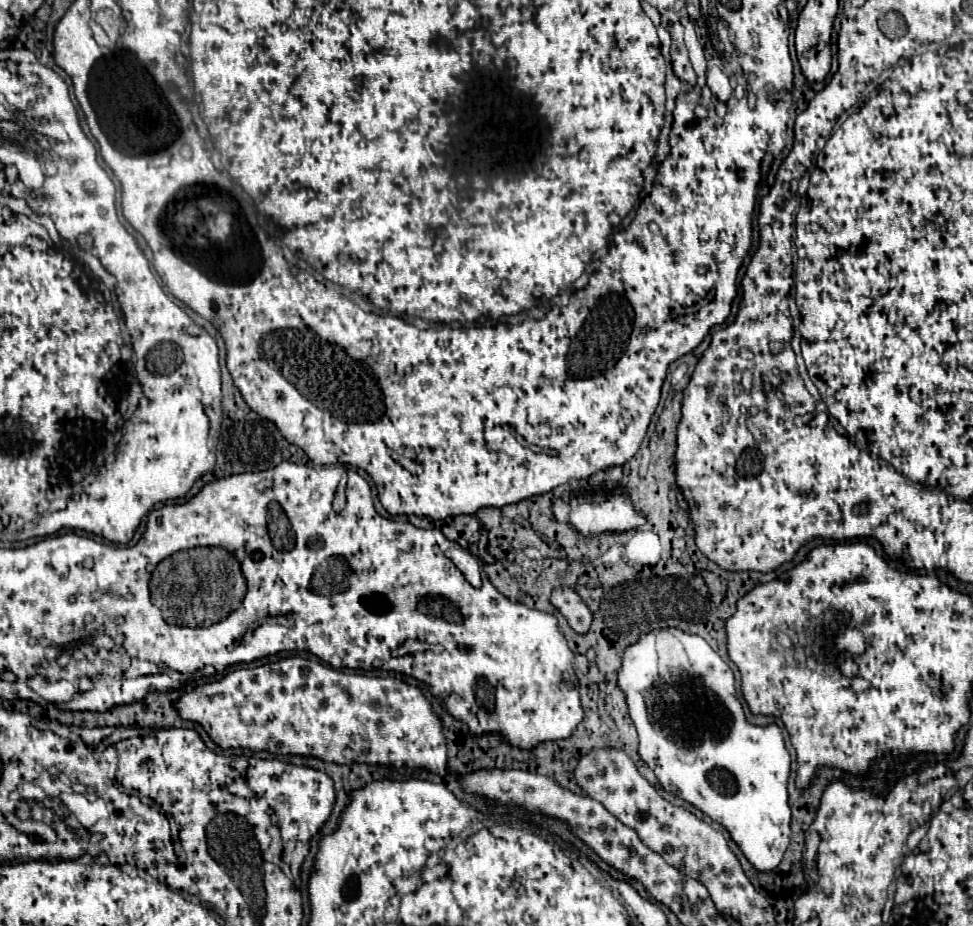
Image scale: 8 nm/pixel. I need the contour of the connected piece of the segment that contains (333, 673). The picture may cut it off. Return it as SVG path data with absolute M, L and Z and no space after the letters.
M292 656L292 658L282 658L278 662L270 662L270 664L262 664L258 668L244 668L244 670L236 670L226 674L222 680L218 682L206 682L196 686L194 690L182 694L176 702L174 708L178 712L178 716L182 720L188 722L196 722L200 724L208 736L222 748L246 748L246 750L254 750L254 752L268 752L272 756L304 756L304 758L320 758L326 762L338 762L342 764L342 752L344 748L350 748L356 754L358 762L368 762L368 764L392 764L392 766L420 766L420 768L428 768L430 772L436 774L444 774L446 772L446 738L442 734L442 720L436 716L436 712L432 710L432 704L428 702L428 698L424 696L424 692L418 686L410 686L398 678L370 678L370 676L356 676L356 674L344 674L338 672L330 666L324 666L322 662L316 660L308 660L302 656Z

